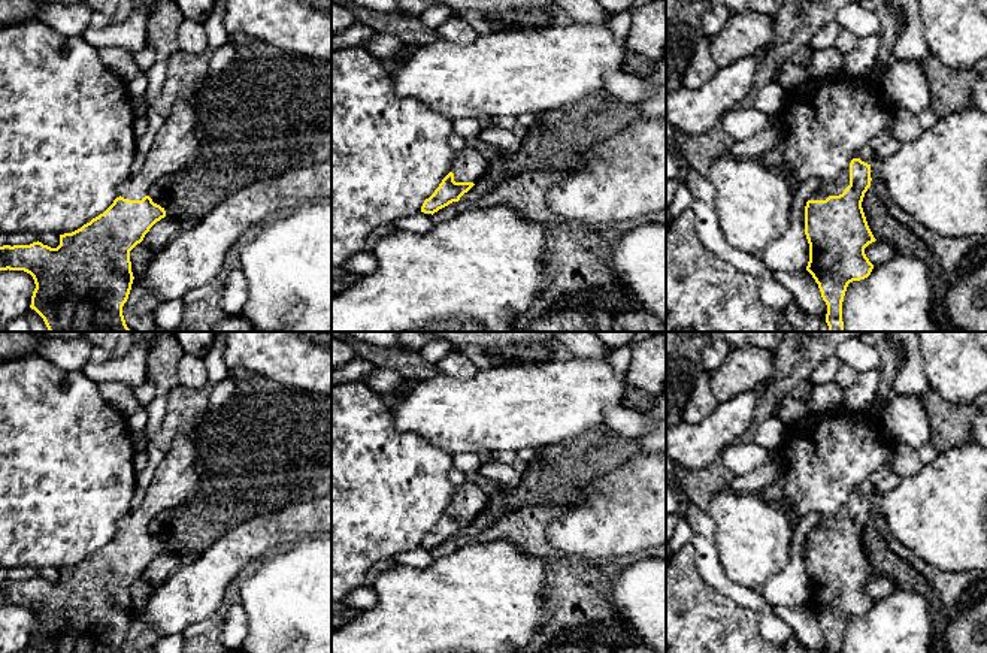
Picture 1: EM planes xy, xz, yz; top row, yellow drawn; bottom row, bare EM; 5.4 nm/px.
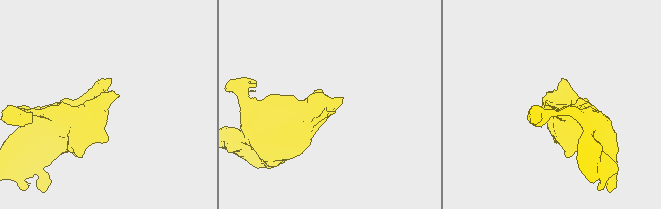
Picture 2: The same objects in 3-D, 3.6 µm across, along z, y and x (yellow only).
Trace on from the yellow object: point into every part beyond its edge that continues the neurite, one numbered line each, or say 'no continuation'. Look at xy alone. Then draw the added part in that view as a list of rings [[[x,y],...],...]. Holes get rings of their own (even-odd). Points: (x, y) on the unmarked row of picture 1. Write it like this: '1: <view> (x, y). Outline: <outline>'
1: xy (175, 483). Outline: [[[194,430],[188,435],[178,435],[164,454],[143,501],[118,520],[116,532],[142,535],[157,514],[185,505],[199,492],[194,462]]]

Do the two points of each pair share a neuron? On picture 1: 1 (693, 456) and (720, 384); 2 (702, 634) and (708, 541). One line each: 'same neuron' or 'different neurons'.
1: different neurons
2: different neurons

